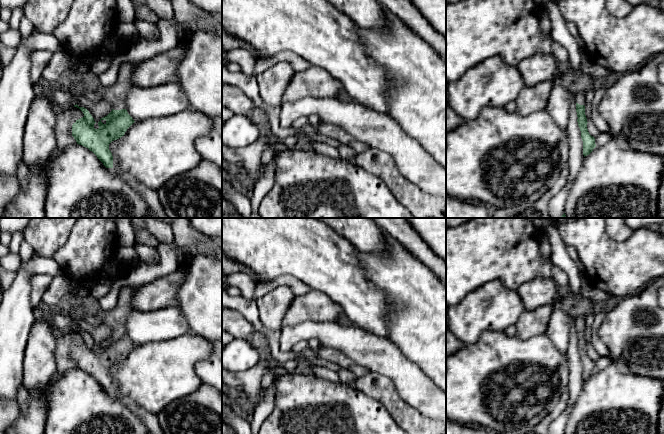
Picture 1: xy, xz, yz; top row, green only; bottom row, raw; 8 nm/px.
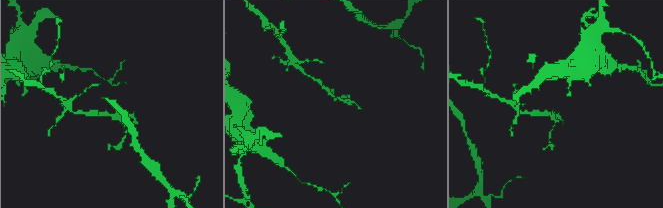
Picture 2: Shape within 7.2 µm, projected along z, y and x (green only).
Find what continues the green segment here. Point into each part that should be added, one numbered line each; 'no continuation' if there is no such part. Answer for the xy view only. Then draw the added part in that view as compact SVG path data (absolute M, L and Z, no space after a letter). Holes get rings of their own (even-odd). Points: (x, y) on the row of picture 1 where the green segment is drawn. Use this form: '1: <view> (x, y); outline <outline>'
1: xy (115, 95); outline M125 62L119 68L116 83L110 87L100 86L97 91L101 95L101 100L112 105L114 110L126 109L125 98L128 91L134 86L132 83L132 70L136 63Z

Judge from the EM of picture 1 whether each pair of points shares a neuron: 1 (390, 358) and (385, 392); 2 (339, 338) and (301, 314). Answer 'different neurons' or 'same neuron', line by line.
1: different neurons
2: different neurons

